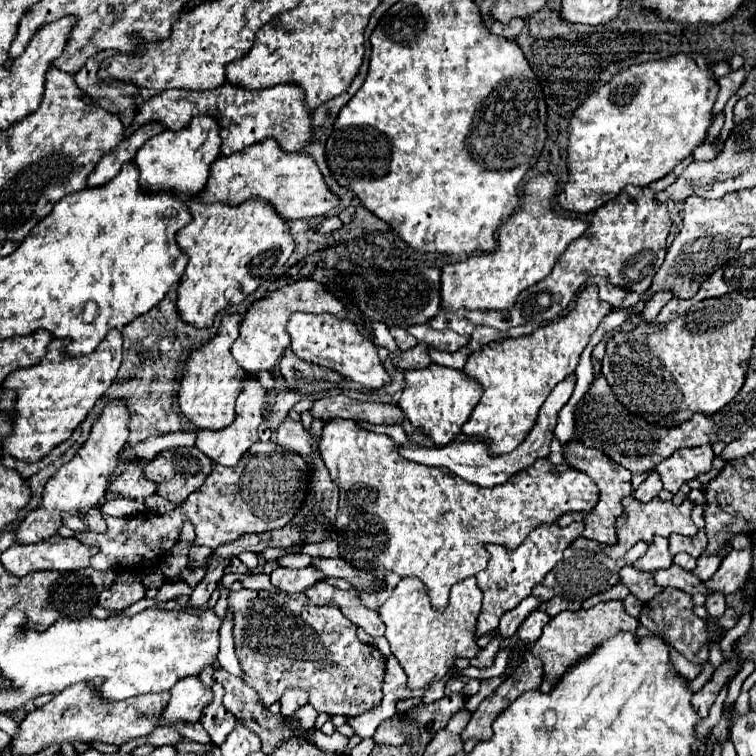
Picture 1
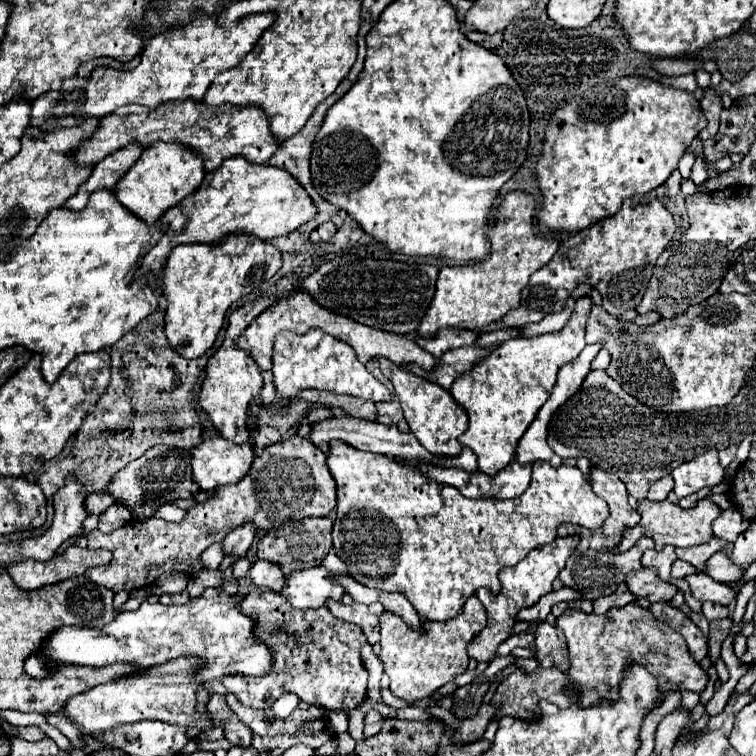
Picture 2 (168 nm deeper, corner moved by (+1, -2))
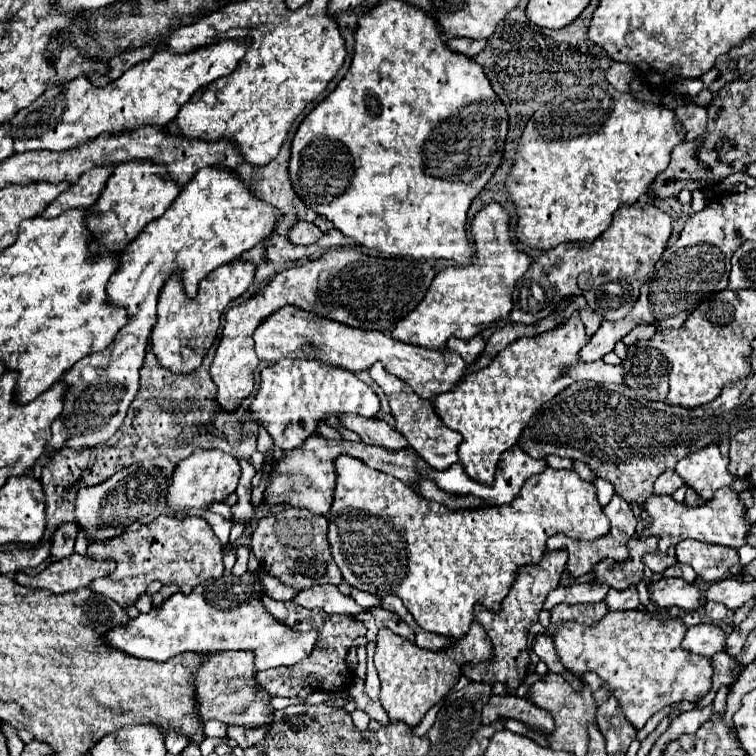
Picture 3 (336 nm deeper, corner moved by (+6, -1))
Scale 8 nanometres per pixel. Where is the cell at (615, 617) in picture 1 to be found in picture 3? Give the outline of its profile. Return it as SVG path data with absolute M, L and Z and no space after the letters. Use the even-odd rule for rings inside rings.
M610 611L596 625L580 625L574 621L562 623L554 633L556 651L576 675L596 671L620 701L626 719L642 729L646 721L660 709L680 703L702 699L712 685L710 657L692 655L682 649L686 625L680 617L658 621L644 611Z

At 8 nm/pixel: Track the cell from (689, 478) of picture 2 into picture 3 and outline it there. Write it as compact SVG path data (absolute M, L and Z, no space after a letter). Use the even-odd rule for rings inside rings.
M716 443L684 457L676 465L676 473L706 501L714 497L716 489L728 487L734 481L734 475L728 471L728 457L720 453Z

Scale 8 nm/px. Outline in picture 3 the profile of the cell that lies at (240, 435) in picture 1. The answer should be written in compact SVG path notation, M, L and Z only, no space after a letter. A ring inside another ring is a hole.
M196 449L188 459L180 461L180 465L174 469L172 485L168 487L166 495L166 515L186 515L188 509L206 509L212 503L224 501L230 493L236 491L240 479L240 465L232 455L226 455L222 451L210 451L210 449Z

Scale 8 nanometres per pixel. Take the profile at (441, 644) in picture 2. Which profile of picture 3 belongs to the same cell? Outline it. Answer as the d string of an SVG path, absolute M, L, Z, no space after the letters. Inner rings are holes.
M474 621L468 635L464 635L458 641L452 641L452 645L442 653L432 653L428 649L416 647L414 643L406 643L406 639L398 639L398 635L394 635L392 631L382 629L378 633L374 653L374 665L378 669L378 677L382 683L380 703L388 713L390 721L402 721L410 727L416 727L420 725L426 711L438 701L442 701L444 695L458 683L464 665L486 663L492 659L492 641L478 621Z

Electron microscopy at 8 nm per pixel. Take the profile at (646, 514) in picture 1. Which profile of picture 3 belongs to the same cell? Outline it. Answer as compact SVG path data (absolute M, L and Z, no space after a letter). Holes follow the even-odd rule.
M732 487L718 489L714 499L700 507L688 507L684 503L676 503L672 499L672 495L650 495L644 503L644 509L650 513L654 523L642 531L642 539L658 537L658 543L662 547L676 545L684 539L696 539L702 543L726 545L726 547L738 549L744 545L744 541L752 529L752 521L748 521L744 517L744 513L746 513L744 505L740 503L740 497Z

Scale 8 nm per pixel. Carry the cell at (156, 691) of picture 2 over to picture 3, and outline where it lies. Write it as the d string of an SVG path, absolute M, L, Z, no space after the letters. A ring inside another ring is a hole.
M252 651L212 653L210 659L206 659L206 665L200 667L196 683L198 683L198 715L202 715L204 721L218 719L228 725L260 727L270 725L274 719L270 695L256 681Z

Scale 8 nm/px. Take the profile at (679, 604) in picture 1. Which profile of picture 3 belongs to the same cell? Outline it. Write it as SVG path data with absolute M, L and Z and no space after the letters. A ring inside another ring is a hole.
M700 623L700 625L688 629L688 633L682 641L682 647L686 647L686 651L690 651L690 653L712 657L720 651L726 651L726 633L718 625Z

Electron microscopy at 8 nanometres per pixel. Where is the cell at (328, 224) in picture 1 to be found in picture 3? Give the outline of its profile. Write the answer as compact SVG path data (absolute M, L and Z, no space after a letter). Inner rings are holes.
M296 223L288 231L288 239L296 245L308 245L322 237L322 231L314 223Z

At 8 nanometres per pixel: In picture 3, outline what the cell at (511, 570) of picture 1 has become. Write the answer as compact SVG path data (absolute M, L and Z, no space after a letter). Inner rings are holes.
M566 551L546 553L538 565L522 567L522 571L518 573L518 579L514 581L508 597L502 601L500 611L488 613L480 605L474 609L476 619L480 621L480 625L484 627L488 637L492 639L496 659L494 659L494 663L482 663L482 667L464 667L462 675L466 679L476 681L476 683L488 683L488 685L504 683L508 693L514 693L518 689L518 685L524 681L524 677L528 673L528 665L530 665L528 645L526 645L530 625L538 621L538 615L540 615L544 601L546 601L546 595L558 587L560 577L566 569L566 559L568 559Z

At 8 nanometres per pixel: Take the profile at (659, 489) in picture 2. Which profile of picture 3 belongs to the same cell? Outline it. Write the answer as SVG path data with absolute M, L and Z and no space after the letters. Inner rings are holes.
M664 471L658 479L656 479L656 485L654 485L654 491L658 493L658 495L662 495L662 493L668 493L668 495L672 495L678 487L682 487L684 485L684 479L676 473L676 471Z

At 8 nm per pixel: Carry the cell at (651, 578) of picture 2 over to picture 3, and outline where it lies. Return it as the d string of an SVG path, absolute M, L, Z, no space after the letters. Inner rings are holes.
M660 579L650 587L650 601L660 607L676 605L686 611L696 611L702 605L702 589L682 579Z

